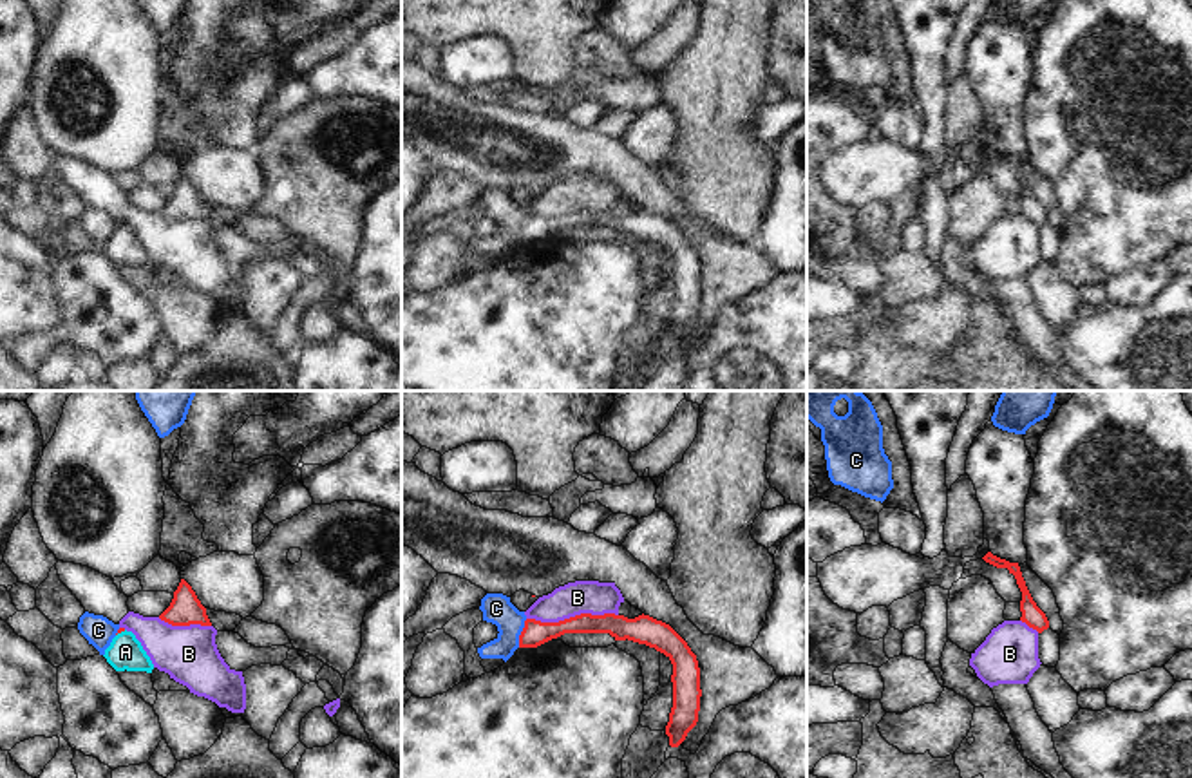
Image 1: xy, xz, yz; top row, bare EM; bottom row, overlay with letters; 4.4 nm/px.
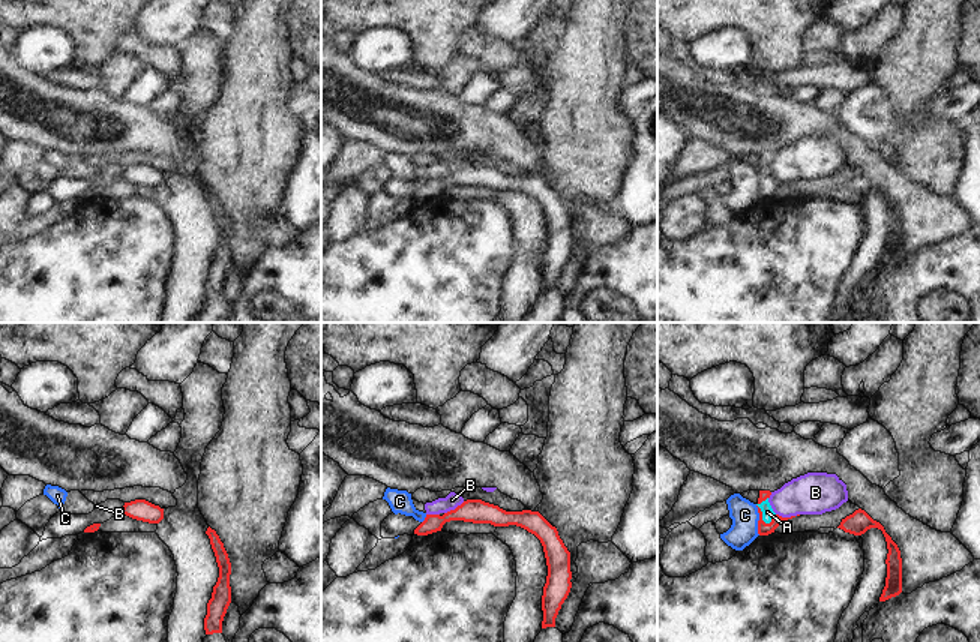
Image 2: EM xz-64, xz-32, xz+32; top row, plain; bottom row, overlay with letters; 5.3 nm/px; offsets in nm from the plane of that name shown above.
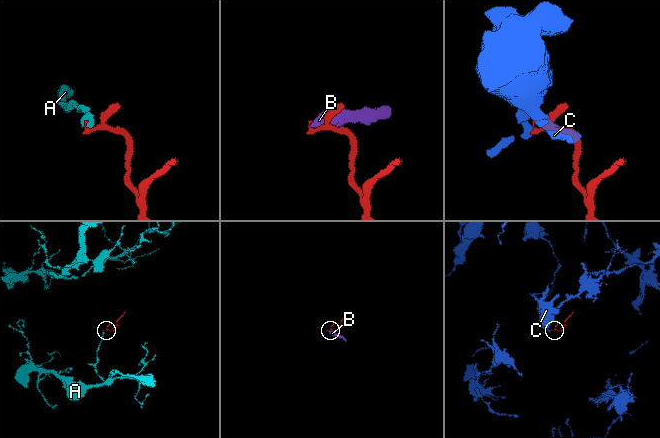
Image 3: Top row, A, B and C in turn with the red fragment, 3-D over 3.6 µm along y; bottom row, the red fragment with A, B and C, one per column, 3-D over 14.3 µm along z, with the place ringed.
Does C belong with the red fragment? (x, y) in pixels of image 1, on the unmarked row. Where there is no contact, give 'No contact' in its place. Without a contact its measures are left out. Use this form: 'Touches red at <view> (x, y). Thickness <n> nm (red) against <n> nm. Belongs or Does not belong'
Touches red at xz (521, 228). Thickness 120 nm (red) against 130 nm. Does not belong

